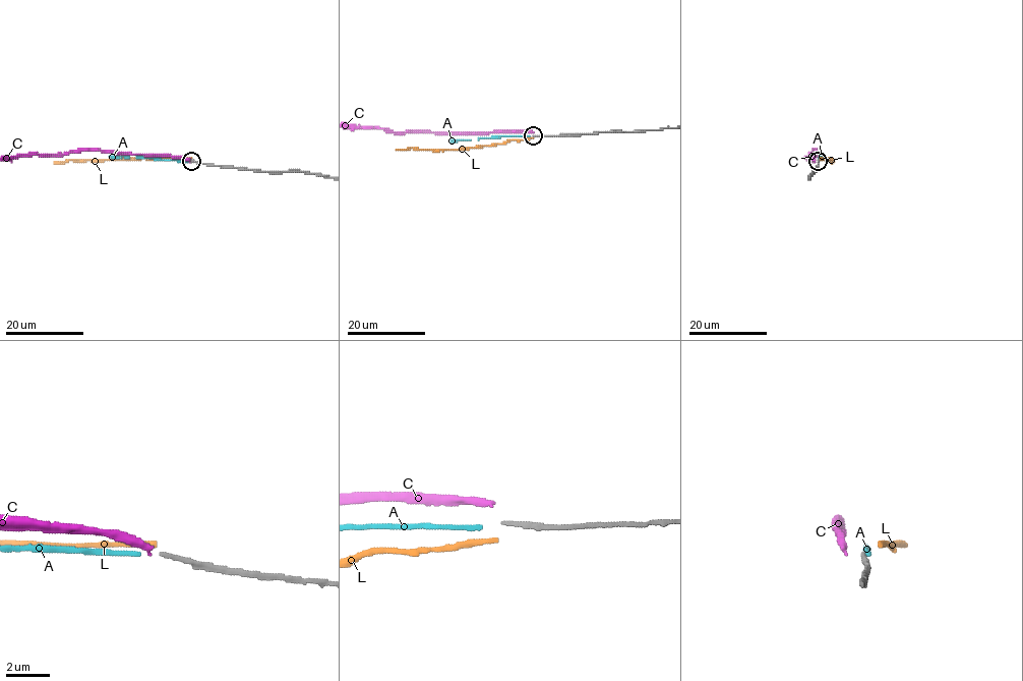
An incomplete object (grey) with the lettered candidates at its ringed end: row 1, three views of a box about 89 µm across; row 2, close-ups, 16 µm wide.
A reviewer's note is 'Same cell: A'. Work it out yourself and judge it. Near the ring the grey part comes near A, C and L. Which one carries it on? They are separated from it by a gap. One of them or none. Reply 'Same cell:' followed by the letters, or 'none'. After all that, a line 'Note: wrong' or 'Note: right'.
Same cell: A
Note: right

